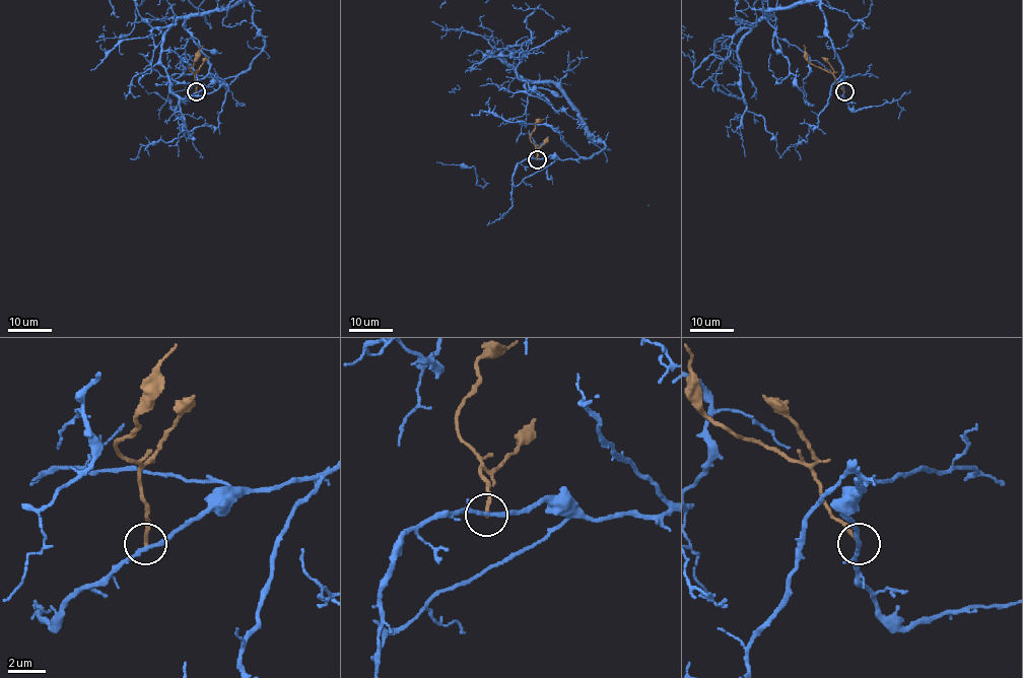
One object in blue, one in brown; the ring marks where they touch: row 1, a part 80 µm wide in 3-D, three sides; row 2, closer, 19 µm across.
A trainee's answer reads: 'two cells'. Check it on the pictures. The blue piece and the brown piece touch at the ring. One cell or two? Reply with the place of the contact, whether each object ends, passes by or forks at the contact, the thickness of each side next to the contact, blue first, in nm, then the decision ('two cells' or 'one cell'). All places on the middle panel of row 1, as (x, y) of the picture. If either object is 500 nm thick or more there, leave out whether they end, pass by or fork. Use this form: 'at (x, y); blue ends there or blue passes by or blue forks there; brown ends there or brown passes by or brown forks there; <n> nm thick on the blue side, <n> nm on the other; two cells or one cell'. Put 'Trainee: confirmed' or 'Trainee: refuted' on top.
Trainee: confirmed
at (537, 159); blue passes by; brown ends there; 200 nm thick on the blue side, 180 nm on the other; two cells

